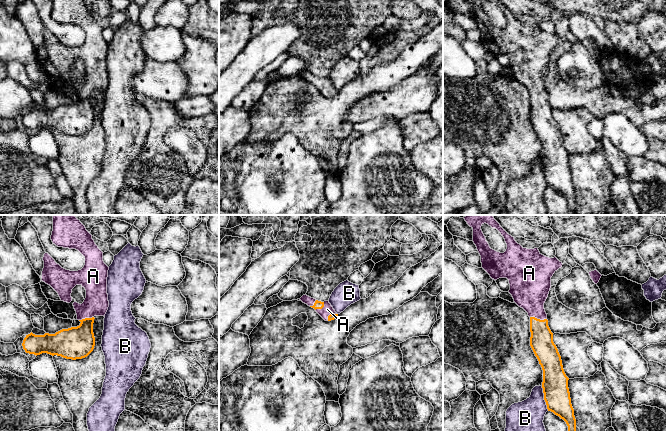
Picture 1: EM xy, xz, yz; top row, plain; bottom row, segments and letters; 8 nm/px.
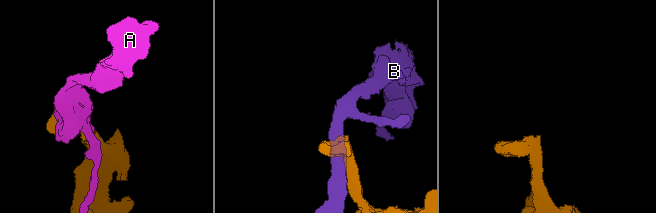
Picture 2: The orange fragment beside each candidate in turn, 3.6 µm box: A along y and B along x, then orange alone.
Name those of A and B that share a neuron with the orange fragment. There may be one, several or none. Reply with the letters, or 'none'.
A

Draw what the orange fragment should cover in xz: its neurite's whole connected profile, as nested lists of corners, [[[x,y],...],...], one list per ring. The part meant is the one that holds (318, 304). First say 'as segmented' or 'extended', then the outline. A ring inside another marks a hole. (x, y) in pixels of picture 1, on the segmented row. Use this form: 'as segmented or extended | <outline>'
extended | [[[303,295],[300,300],[307,304],[308,306],[315,309],[315,311],[325,320],[331,321],[334,320],[338,314],[335,312],[329,301],[318,301],[314,298],[311,298],[307,295]]]

